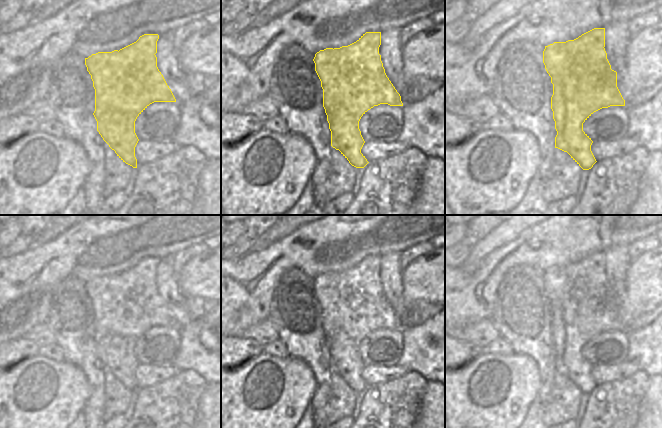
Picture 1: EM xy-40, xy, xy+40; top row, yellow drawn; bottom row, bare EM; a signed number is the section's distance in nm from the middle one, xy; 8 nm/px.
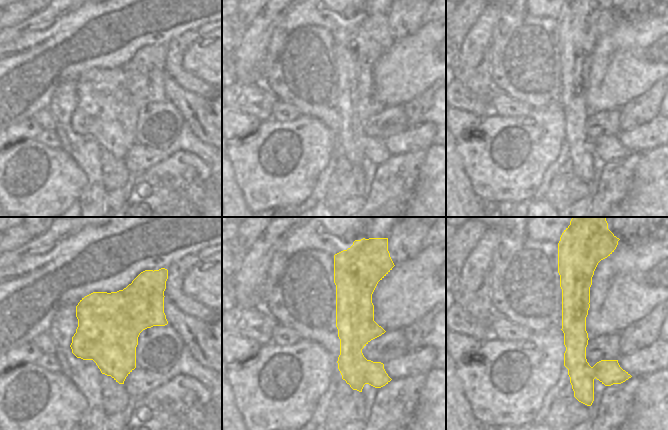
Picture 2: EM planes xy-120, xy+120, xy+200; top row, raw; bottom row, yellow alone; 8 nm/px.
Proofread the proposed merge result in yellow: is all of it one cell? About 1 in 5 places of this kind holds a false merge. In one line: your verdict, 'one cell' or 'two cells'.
two cells

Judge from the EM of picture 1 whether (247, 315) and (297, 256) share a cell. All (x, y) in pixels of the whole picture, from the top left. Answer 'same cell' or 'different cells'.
same cell

